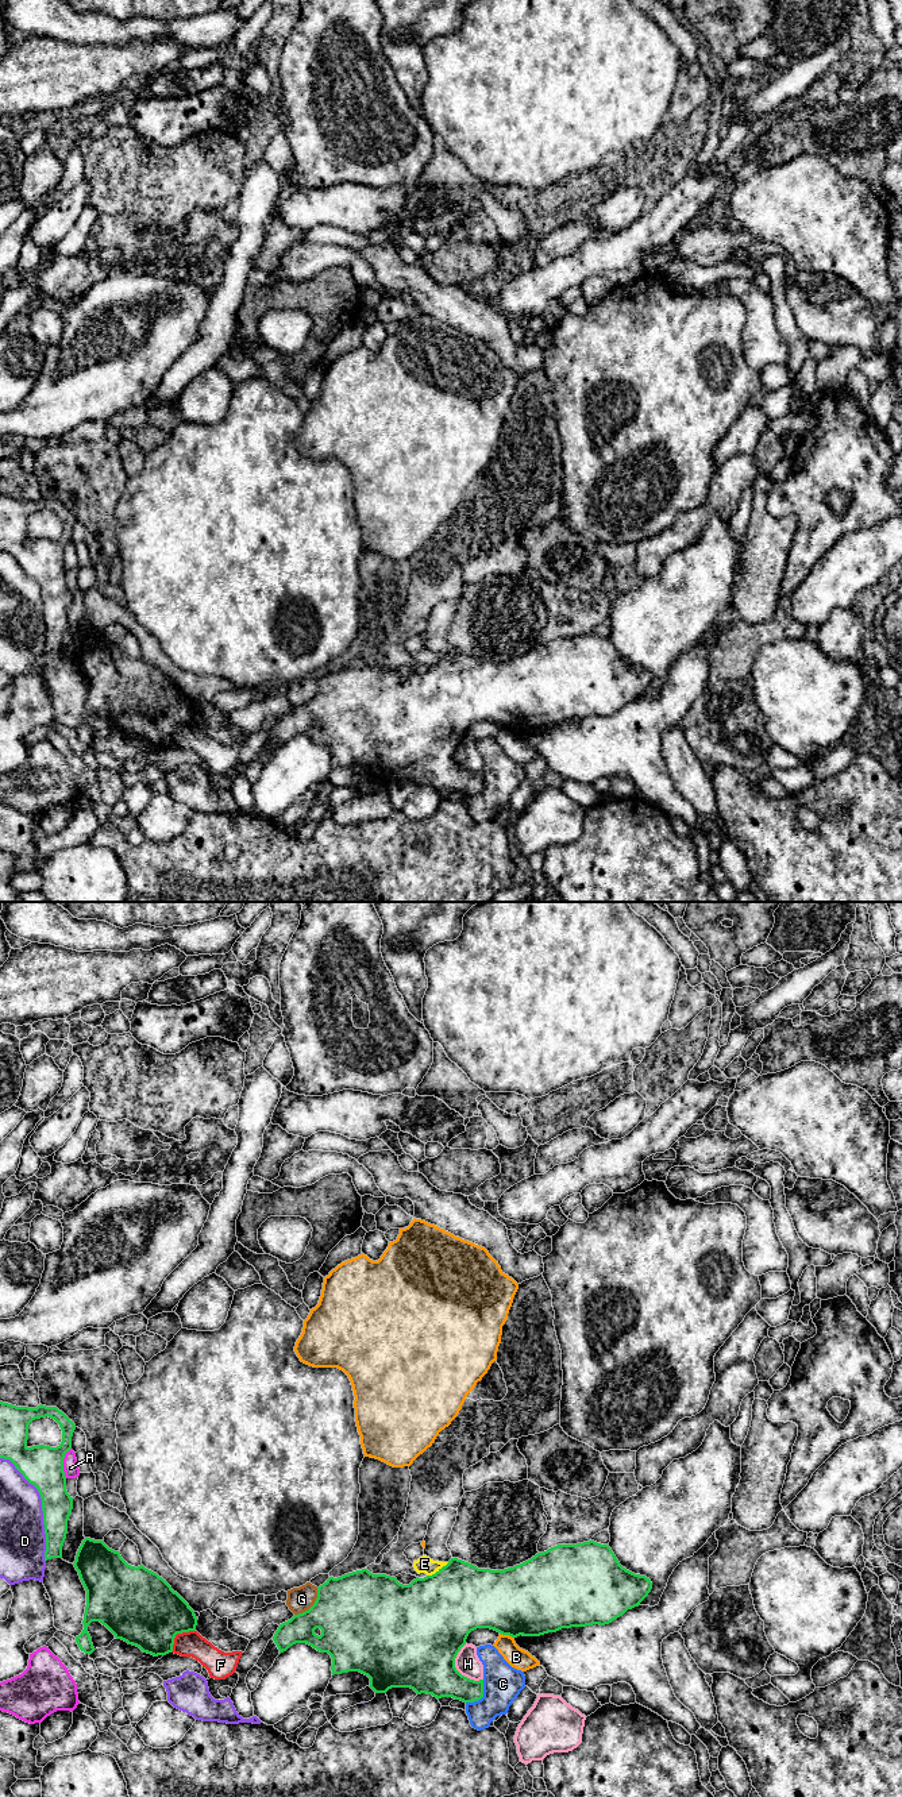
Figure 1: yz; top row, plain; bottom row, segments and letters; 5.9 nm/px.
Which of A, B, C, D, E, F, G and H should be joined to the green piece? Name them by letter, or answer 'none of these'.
none of these

